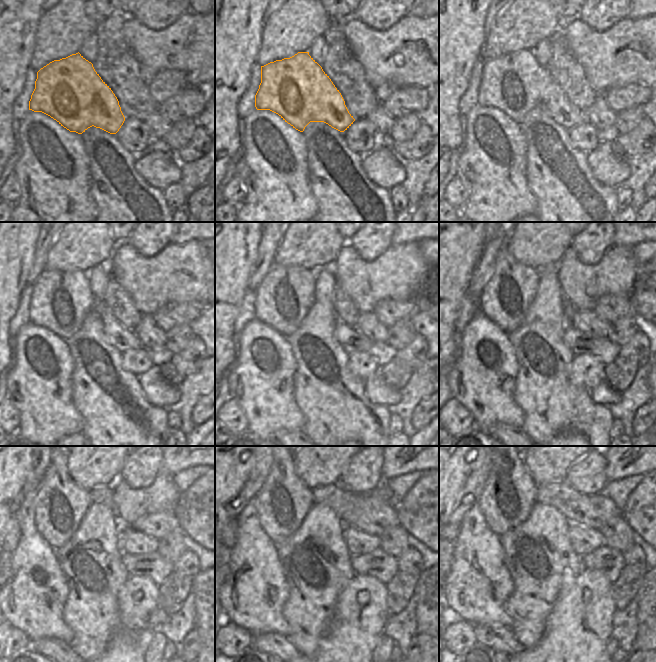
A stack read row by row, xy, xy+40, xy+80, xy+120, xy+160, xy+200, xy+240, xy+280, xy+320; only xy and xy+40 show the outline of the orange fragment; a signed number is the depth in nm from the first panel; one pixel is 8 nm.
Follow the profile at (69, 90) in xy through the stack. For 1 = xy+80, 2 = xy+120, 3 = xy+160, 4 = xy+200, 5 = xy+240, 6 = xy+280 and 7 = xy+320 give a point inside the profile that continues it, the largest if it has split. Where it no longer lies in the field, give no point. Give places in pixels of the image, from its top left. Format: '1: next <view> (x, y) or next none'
1: next xy+80 (515, 83)
2: next xy+120 (60, 302)
3: next xy+160 (284, 297)
4: next xy+200 (505, 298)
5: next xy+240 (60, 504)
6: next xy+280 (283, 501)
7: next xy+320 (509, 494)

